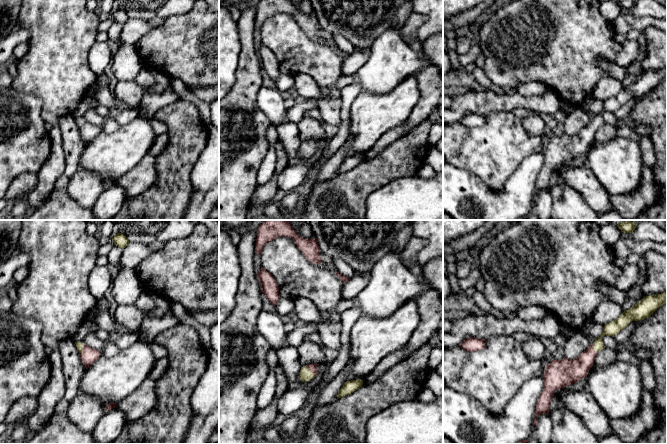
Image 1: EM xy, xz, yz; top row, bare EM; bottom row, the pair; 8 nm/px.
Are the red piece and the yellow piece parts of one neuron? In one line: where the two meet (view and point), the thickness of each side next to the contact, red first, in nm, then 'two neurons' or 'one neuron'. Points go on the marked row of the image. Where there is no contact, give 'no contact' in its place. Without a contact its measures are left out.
meets red in xz at (311, 370); 60 nm thick on the red side, 100 nm on the other; one neuron

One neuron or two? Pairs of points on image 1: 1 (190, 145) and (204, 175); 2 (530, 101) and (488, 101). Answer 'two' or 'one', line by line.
1: two
2: one

